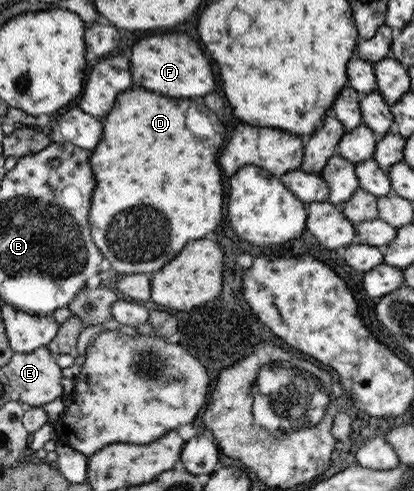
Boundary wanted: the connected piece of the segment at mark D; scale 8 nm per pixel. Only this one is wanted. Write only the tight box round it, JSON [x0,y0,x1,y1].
[88,88,226,277]

